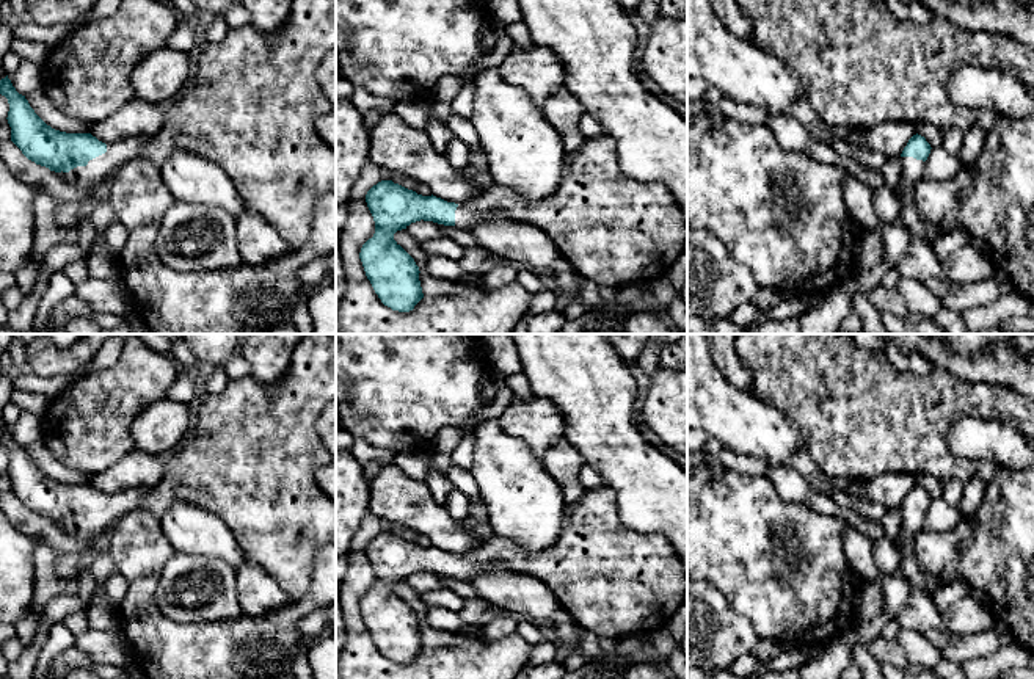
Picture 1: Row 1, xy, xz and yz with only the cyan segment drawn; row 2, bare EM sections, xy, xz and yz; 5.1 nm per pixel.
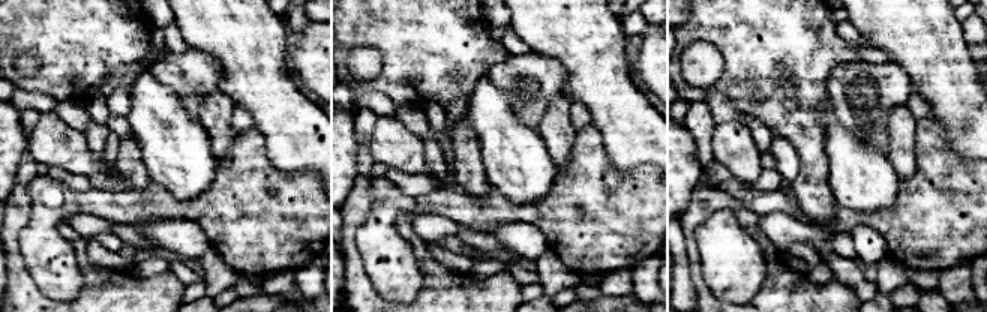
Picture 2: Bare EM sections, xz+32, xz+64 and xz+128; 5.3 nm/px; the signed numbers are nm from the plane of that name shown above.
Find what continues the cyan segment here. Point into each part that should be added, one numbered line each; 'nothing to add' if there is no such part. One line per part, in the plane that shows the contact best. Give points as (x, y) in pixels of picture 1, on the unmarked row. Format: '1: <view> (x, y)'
1: xy (253, 453)

